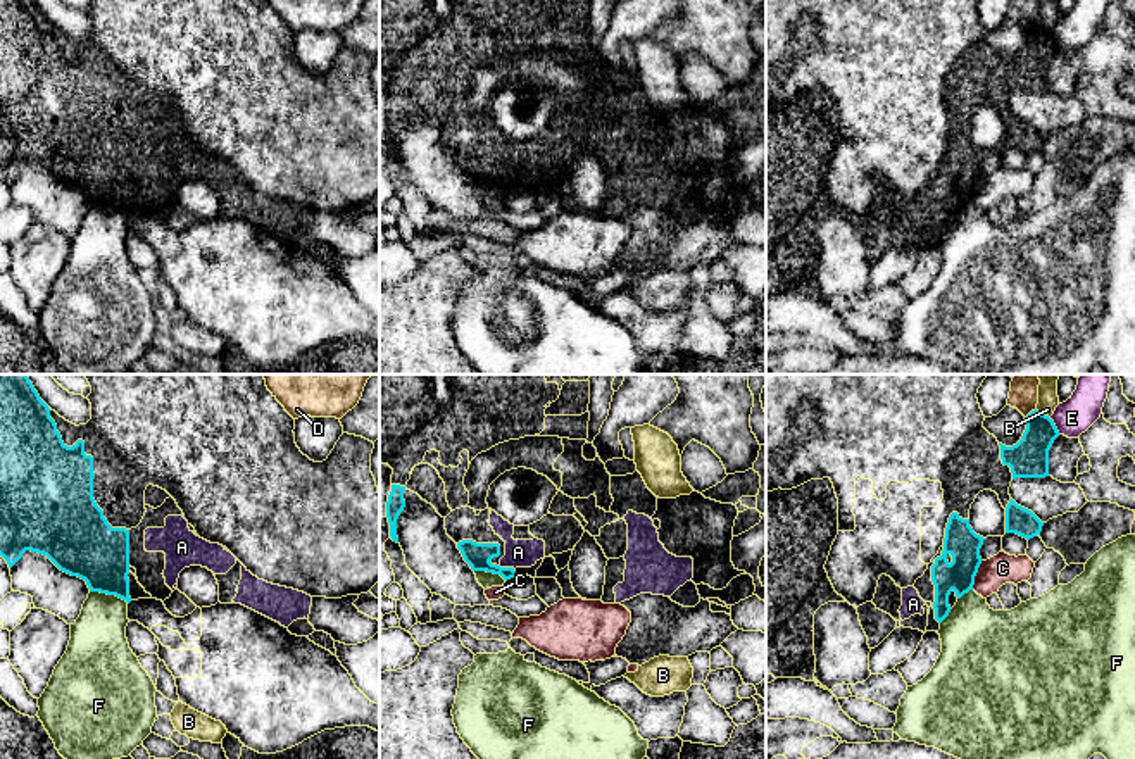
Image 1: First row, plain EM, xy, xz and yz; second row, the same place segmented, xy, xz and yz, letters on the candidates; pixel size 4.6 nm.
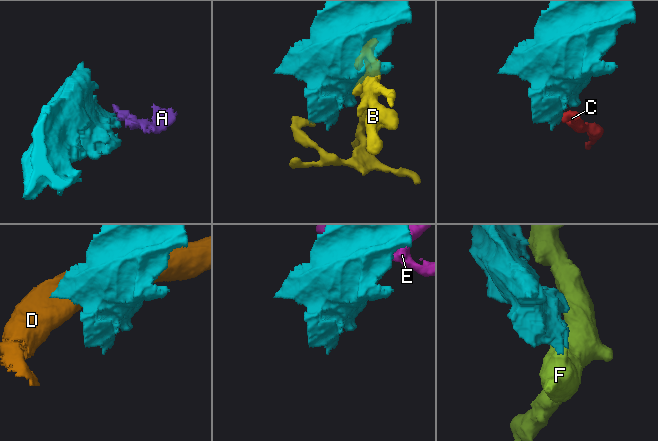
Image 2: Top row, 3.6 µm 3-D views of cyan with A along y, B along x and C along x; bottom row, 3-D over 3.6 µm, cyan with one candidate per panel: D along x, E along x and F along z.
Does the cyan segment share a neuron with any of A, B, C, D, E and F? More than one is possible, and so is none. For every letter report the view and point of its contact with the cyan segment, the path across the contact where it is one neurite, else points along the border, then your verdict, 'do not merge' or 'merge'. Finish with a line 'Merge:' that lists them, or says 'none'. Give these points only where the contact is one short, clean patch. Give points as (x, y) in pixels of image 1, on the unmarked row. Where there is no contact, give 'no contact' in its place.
A: xz (507, 181) | merge
B: yz (1040, 26) | do not merge
C: yz (975, 188) | along yz (982, 175), (971, 202) | do not merge
D: yz (1030, 26) | along yz (1035, 21), (1025, 31) | do not merge
E: yz (1054, 40) | along yz (1049, 31), (1059, 47) | do not merge
F: xy (109, 207) | along xy (90, 204), (114, 207), (128, 216) | do not merge
Merge: A

